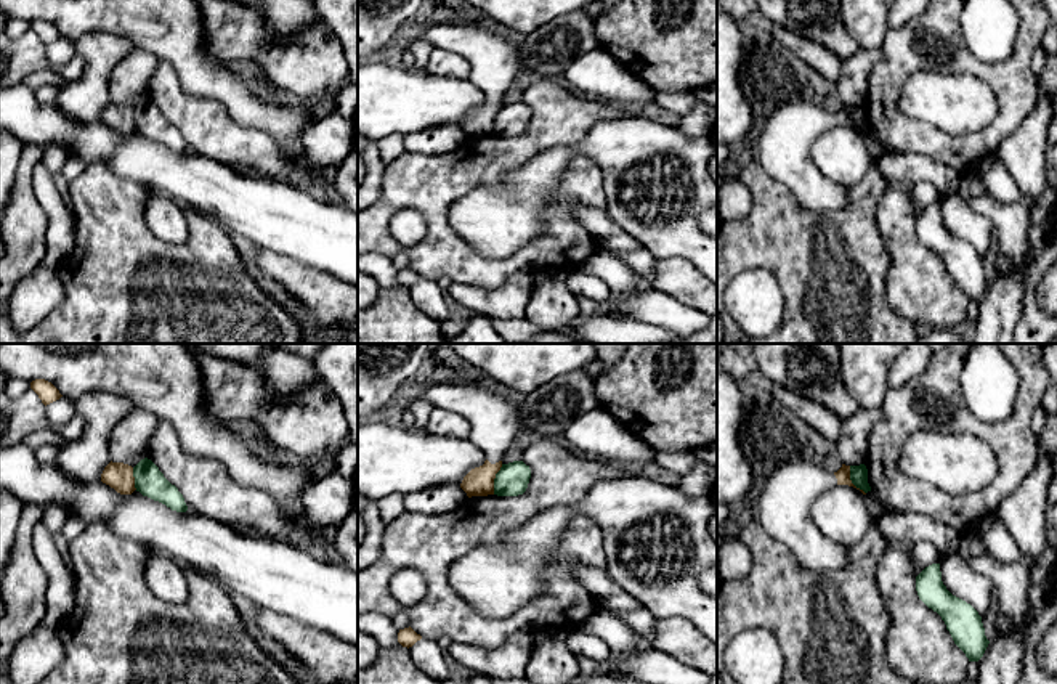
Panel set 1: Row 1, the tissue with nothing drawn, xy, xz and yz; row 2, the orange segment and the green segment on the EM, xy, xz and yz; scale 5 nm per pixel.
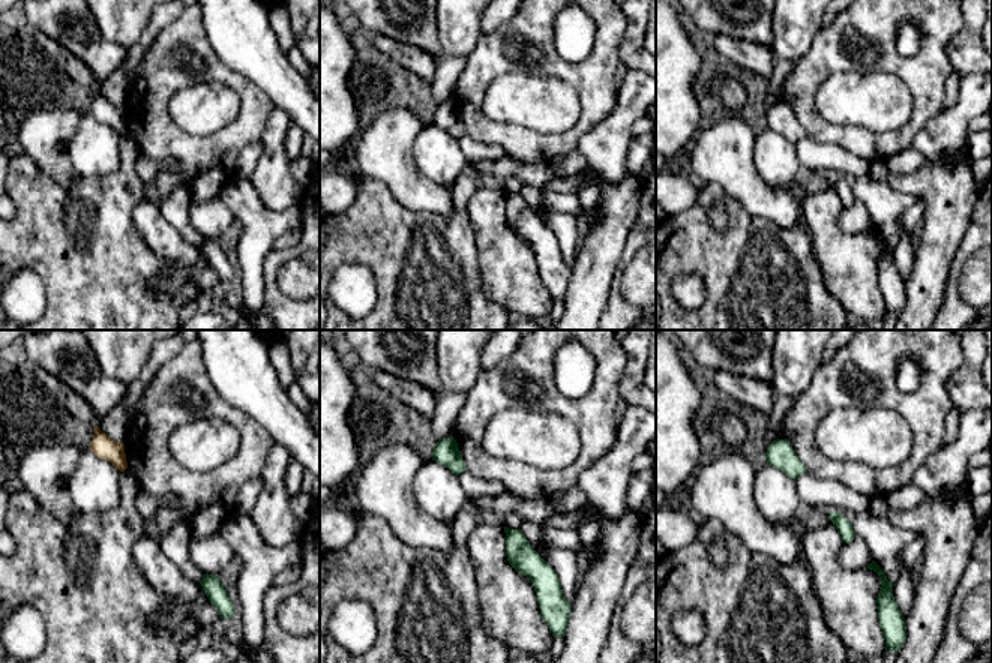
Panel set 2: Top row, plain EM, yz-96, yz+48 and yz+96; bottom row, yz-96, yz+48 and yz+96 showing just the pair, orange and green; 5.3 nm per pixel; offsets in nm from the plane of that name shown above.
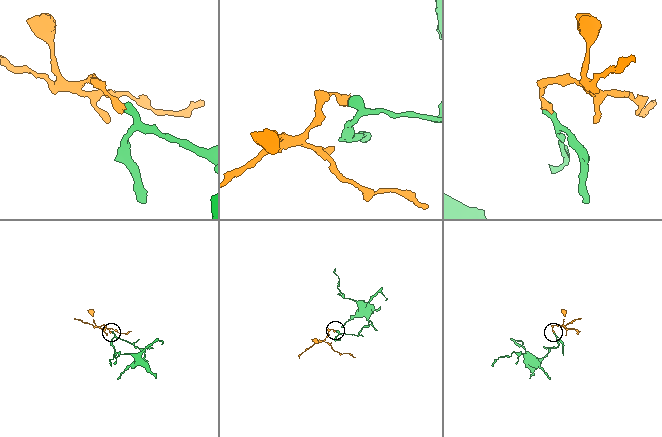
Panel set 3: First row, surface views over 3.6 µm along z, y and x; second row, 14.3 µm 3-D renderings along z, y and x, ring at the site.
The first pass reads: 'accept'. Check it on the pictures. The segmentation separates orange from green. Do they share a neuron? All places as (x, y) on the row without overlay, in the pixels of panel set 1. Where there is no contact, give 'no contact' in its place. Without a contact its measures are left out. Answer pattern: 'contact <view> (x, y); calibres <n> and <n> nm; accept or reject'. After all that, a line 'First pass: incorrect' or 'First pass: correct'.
contact yz (850, 121); calibres 70 and 100 nm; reject
First pass: incorrect

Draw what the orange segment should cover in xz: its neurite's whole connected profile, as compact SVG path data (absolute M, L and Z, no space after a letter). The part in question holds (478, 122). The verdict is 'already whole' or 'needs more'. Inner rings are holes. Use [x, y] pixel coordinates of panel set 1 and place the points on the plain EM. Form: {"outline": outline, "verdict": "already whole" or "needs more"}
{"outline": "M476 21L462 26L438 24L425 29L420 39L468 61L470 80L484 93L486 101L464 117L460 128L468 138L494 135L502 96L523 71L520 45L491 34Z", "verdict": "needs more"}

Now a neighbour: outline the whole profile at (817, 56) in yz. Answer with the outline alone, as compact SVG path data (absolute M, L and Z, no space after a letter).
M773 26L771 34L781 45L804 59L828 82L836 83L839 80L842 61L828 48L816 42L807 40L783 26Z

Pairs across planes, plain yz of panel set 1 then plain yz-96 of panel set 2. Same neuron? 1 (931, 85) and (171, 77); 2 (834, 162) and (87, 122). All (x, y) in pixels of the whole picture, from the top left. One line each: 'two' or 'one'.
1: two
2: one

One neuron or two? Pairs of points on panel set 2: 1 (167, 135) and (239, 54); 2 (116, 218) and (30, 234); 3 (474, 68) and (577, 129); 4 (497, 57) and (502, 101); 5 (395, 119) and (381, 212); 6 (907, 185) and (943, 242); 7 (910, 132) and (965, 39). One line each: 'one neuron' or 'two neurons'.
1: two neurons
2: one neuron
3: one neuron
4: two neurons
5: two neurons
6: one neuron
7: two neurons

